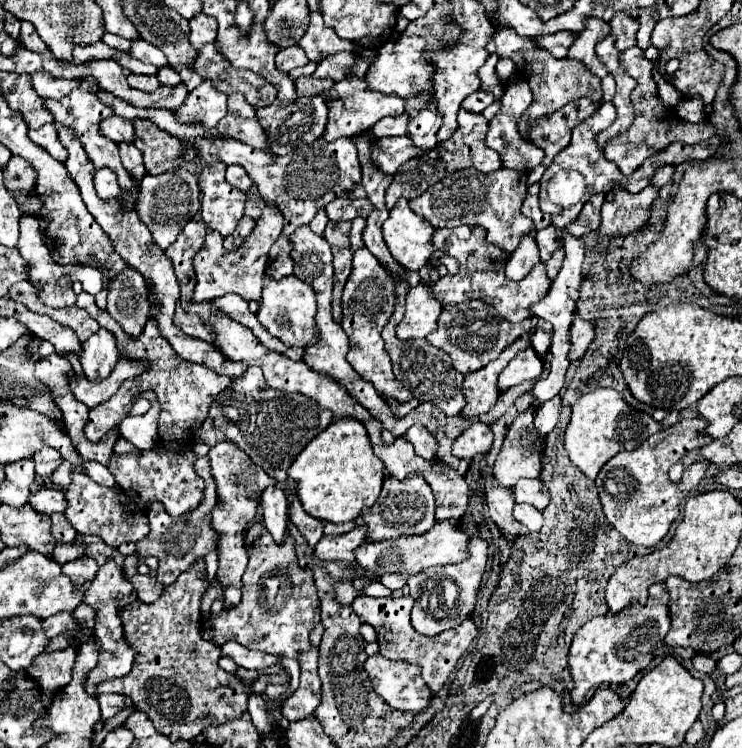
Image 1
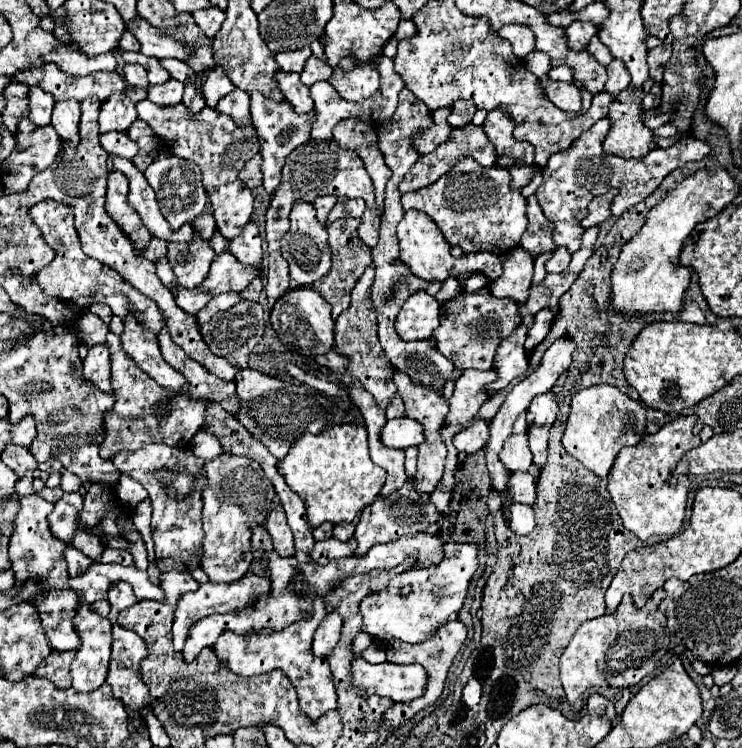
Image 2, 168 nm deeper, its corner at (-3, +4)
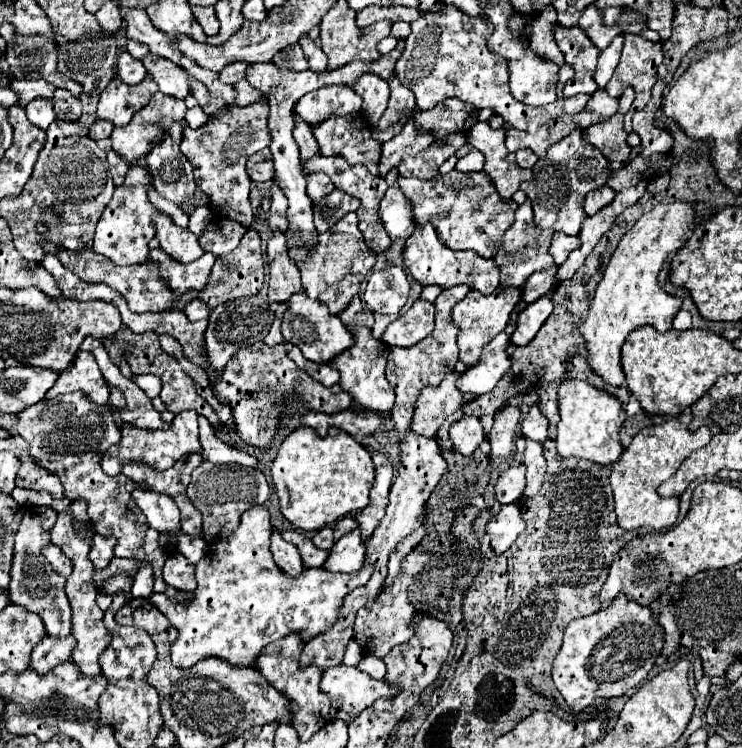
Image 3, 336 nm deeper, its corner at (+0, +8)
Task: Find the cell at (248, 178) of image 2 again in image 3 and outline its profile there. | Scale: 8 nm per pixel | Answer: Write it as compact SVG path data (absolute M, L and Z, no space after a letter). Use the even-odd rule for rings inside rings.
M262 149L258 153L254 153L250 159L248 159L248 165L246 165L246 171L250 175L250 179L254 183L262 183L262 181L272 181L274 177L274 167L272 167L272 153L270 149Z

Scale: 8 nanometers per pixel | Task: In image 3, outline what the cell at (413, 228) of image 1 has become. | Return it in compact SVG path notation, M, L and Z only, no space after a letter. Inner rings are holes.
M426 225L422 229L416 227L414 235L406 241L404 265L422 287L438 285L442 289L448 289L454 285L468 285L468 287L480 291L482 295L492 295L500 283L500 269L494 259L482 259L470 251L446 249L446 245L442 245L438 241L436 229L432 225Z

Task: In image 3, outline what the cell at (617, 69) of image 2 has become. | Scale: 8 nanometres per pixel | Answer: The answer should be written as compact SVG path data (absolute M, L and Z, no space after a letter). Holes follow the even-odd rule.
M626 35L625 38L618 67L616 67L612 79L606 85L606 93L608 95L614 95L614 97L620 97L626 87L634 87L636 99L634 99L630 111L624 115L624 131L626 133L632 133L632 115L636 111L642 111L646 107L646 103L650 101L650 89L652 89L652 85L656 81L656 69L662 63L664 57L662 57L662 43L646 41L640 35Z

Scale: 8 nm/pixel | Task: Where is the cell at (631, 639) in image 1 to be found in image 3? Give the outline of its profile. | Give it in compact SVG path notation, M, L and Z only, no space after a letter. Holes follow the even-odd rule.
M620 593L610 603L610 607L574 619L566 627L562 649L558 651L552 669L556 689L576 713L592 705L594 699L628 695L648 677L656 657L662 651L662 645L664 633L656 621L654 611L628 601L626 595Z

